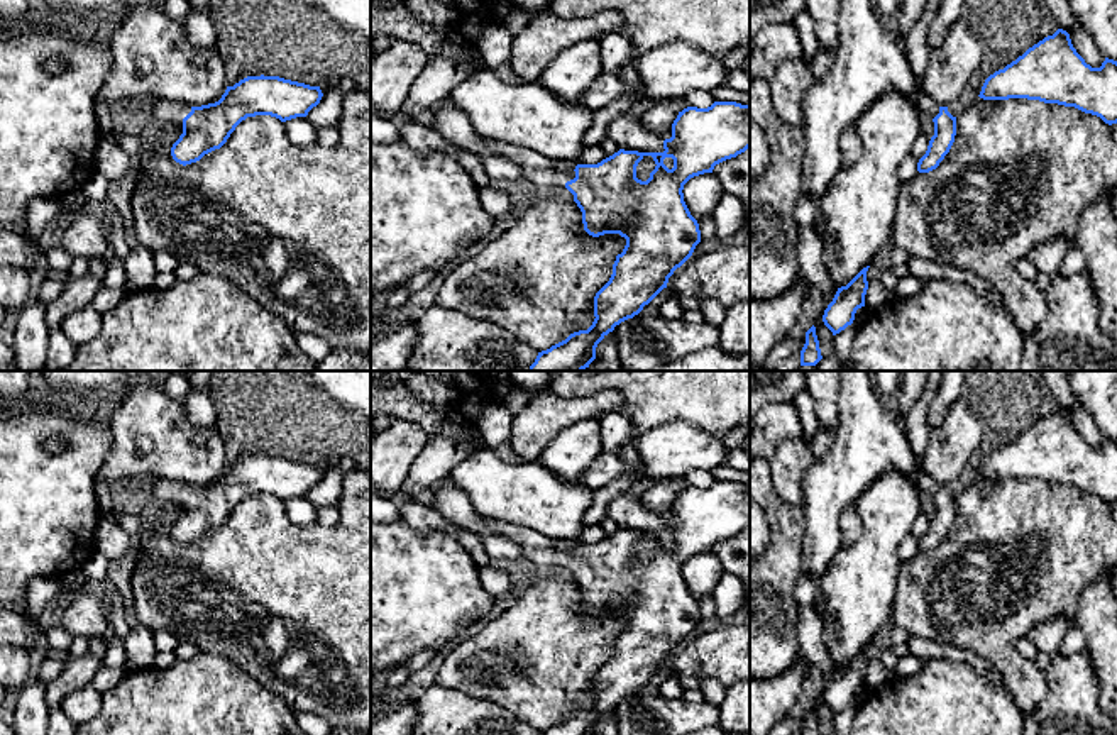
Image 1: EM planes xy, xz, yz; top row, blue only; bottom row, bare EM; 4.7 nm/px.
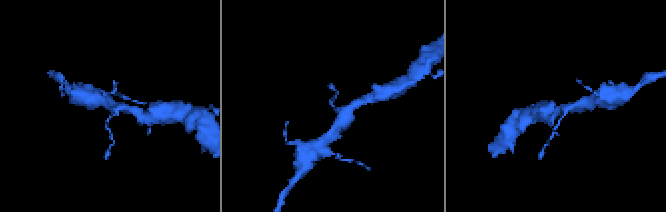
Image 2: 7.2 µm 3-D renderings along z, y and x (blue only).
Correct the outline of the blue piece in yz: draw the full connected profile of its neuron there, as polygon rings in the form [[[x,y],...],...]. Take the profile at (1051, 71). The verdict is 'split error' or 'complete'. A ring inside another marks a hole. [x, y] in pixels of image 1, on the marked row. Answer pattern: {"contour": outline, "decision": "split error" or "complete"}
{"contour": [[[1058,29],[990,75],[978,97],[1075,107],[1112,125],[1117,124],[1117,61],[1105,58],[1100,68],[1092,68],[1073,47],[1070,34]]], "decision": "complete"}

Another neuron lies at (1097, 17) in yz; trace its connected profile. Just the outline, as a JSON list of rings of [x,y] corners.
[[[1068,0],[1068,3],[1102,54],[1117,61],[1117,0]]]

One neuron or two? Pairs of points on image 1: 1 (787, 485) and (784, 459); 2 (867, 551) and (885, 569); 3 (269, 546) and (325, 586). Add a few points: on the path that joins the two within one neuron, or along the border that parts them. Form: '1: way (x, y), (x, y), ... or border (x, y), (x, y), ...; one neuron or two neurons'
1: way (787, 478), (784, 466); one neuron
2: way (872, 556), (880, 564); one neuron
3: way (283, 559), (312, 586); one neuron

